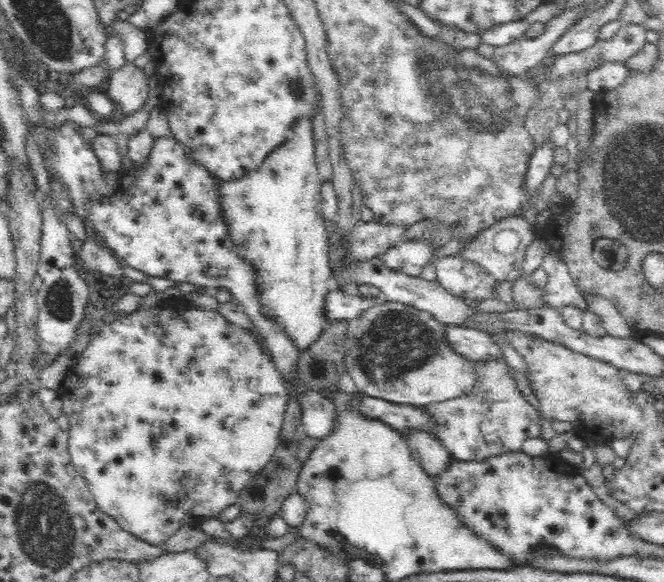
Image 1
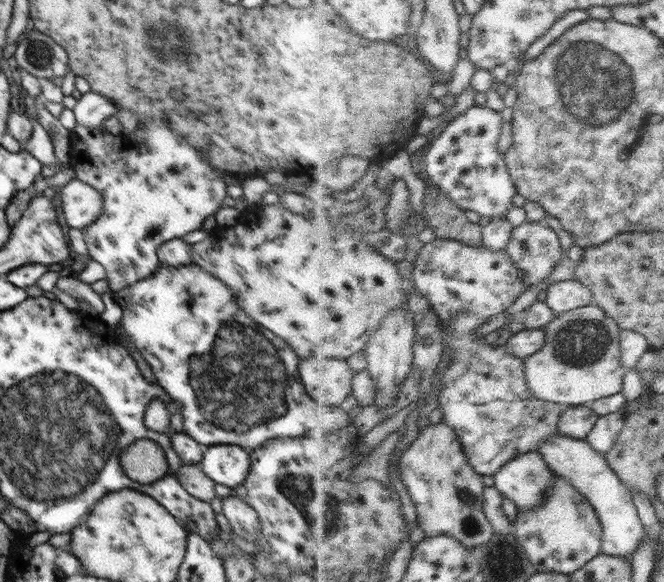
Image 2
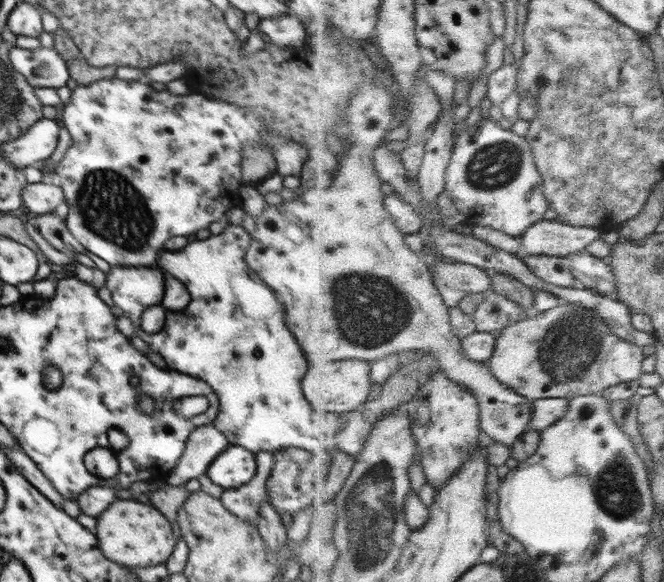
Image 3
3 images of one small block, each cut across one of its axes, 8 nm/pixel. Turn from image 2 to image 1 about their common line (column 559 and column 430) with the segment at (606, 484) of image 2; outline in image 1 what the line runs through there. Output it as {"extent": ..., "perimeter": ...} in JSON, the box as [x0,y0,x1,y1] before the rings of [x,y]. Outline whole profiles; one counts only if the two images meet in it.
{"extent":[396,427,451,476],"perimeter":[[[404,427],[396,430],[410,449],[411,455],[431,476],[442,470],[451,460],[451,454],[422,427]]]}

